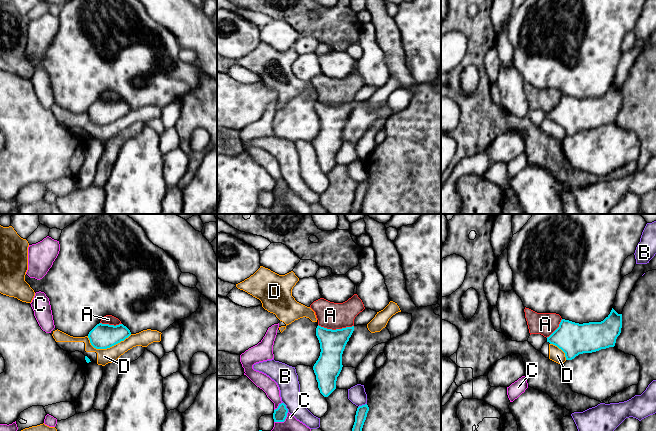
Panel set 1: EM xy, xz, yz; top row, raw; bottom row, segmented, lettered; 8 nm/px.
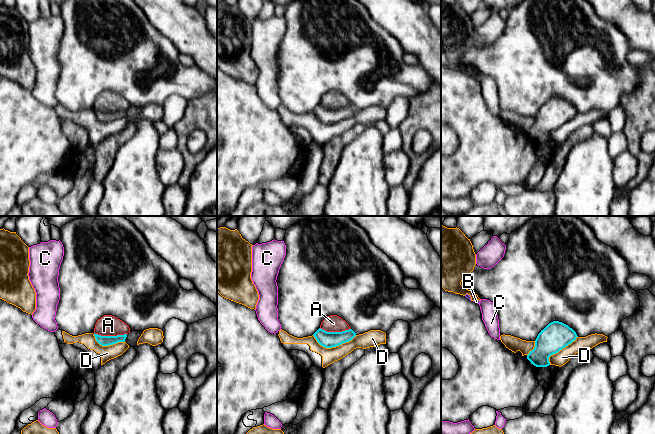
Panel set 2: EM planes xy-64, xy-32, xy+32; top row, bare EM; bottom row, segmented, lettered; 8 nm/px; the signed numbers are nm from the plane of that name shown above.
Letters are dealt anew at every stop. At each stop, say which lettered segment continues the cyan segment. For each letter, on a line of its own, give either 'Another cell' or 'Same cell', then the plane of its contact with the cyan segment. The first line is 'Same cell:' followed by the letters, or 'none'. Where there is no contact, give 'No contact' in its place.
Same cell: none
A: Another cell. Touches cyan in xz
B: Another cell. Touches cyan in xz
C: Another cell. Touches cyan in xz
D: Another cell. Touches cyan in xy

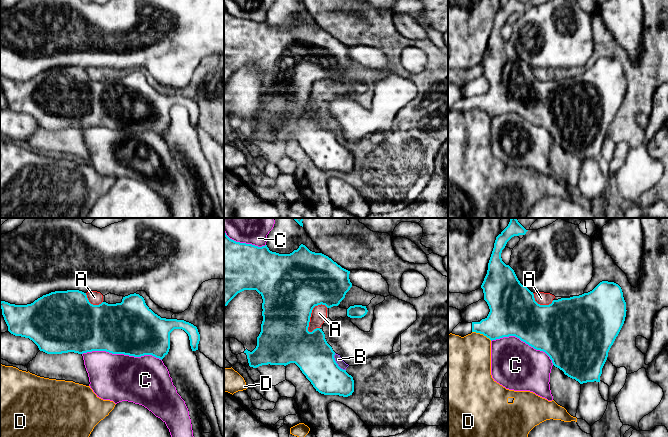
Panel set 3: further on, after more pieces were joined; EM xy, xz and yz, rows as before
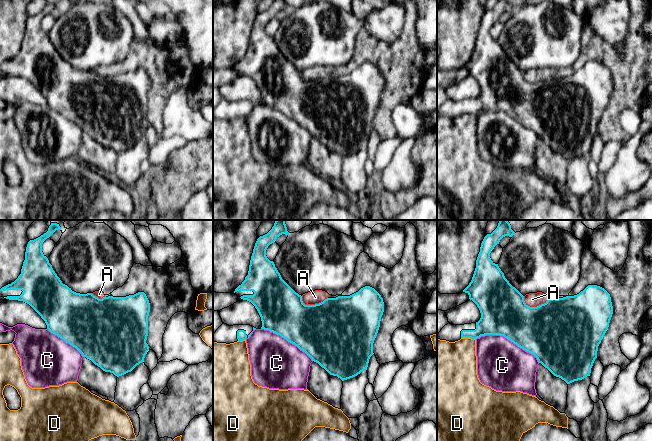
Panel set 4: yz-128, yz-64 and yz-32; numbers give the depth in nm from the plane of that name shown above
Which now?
Same cell: none
A: Another cell. Touches cyan in xz
B: Another cell. Touches cyan in xz
C: Another cell. Touches cyan in xy
D: Another cell. Touches cyan in yz

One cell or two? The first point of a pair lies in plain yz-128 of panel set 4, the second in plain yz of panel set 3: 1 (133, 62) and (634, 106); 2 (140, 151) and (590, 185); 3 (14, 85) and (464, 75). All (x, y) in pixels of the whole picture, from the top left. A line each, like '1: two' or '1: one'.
1: one
2: one
3: two

